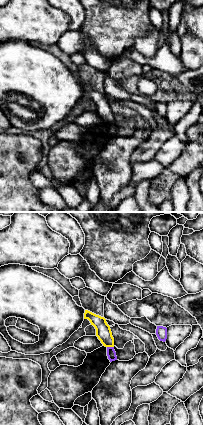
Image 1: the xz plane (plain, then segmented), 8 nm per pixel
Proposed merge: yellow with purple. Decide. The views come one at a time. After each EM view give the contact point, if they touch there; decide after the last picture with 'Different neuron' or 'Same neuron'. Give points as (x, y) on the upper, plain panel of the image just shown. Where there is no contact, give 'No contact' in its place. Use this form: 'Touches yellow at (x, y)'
Touches yellow at (110, 122)

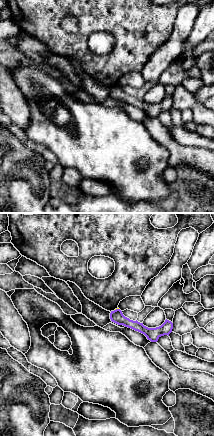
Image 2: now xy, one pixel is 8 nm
Touches yellow at (115, 85)

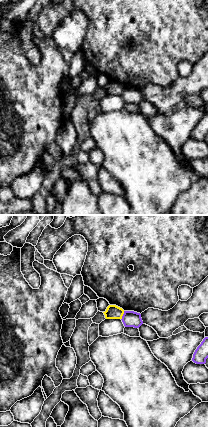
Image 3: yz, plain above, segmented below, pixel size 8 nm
Touches yellow at (122, 91)

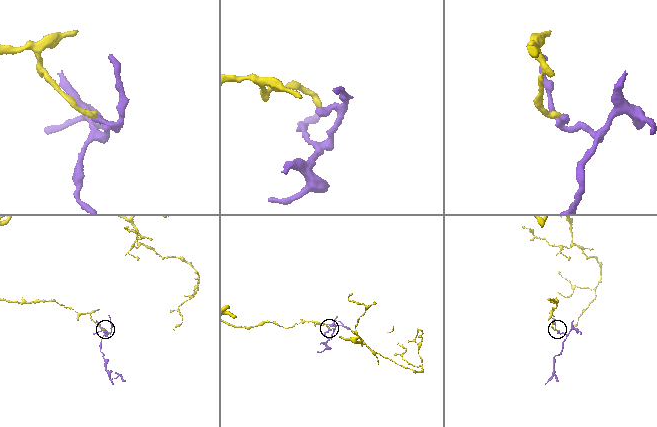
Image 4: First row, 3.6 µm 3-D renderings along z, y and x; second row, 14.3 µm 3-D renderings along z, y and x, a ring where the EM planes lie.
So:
Different neuron

